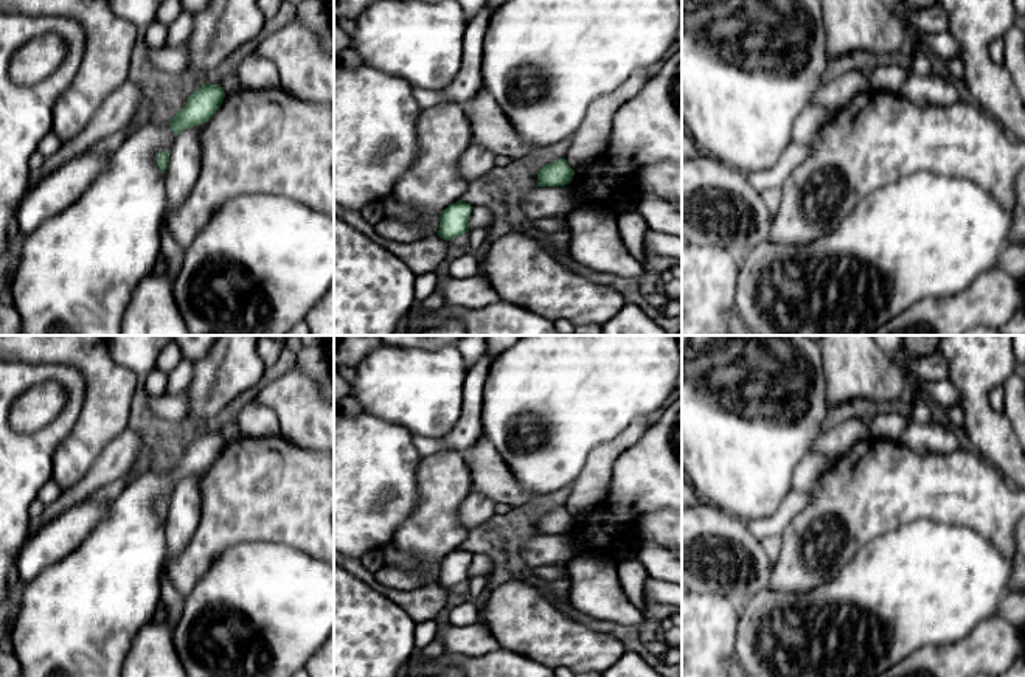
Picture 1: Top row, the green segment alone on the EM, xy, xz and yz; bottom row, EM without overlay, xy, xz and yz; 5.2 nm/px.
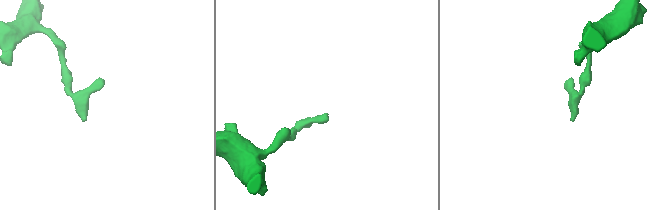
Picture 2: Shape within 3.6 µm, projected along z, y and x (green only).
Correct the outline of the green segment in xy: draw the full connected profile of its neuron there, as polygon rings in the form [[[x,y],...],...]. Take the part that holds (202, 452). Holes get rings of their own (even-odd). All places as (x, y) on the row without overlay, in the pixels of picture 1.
[[[203,432],[196,438],[183,453],[183,457],[169,467],[169,474],[175,483],[185,477],[207,470],[221,455],[225,441],[219,432]]]

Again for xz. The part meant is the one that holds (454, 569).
[[[463,548],[449,553],[441,559],[438,584],[450,588],[457,584],[469,581],[469,567],[472,554]]]

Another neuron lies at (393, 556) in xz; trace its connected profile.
[[[391,543],[384,547],[382,553],[384,553],[384,557],[385,557],[385,564],[390,564],[390,565],[394,565],[394,567],[399,567],[399,568],[405,568],[405,570],[410,570],[410,571],[422,571],[424,576],[426,576],[426,582],[422,585],[438,584],[441,561],[430,562],[430,564],[418,562],[418,561],[405,556],[399,550],[396,550]]]

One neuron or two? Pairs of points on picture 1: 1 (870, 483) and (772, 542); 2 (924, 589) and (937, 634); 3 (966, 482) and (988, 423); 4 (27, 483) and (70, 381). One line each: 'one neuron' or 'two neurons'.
1: two neurons
2: one neuron
3: two neurons
4: one neuron

